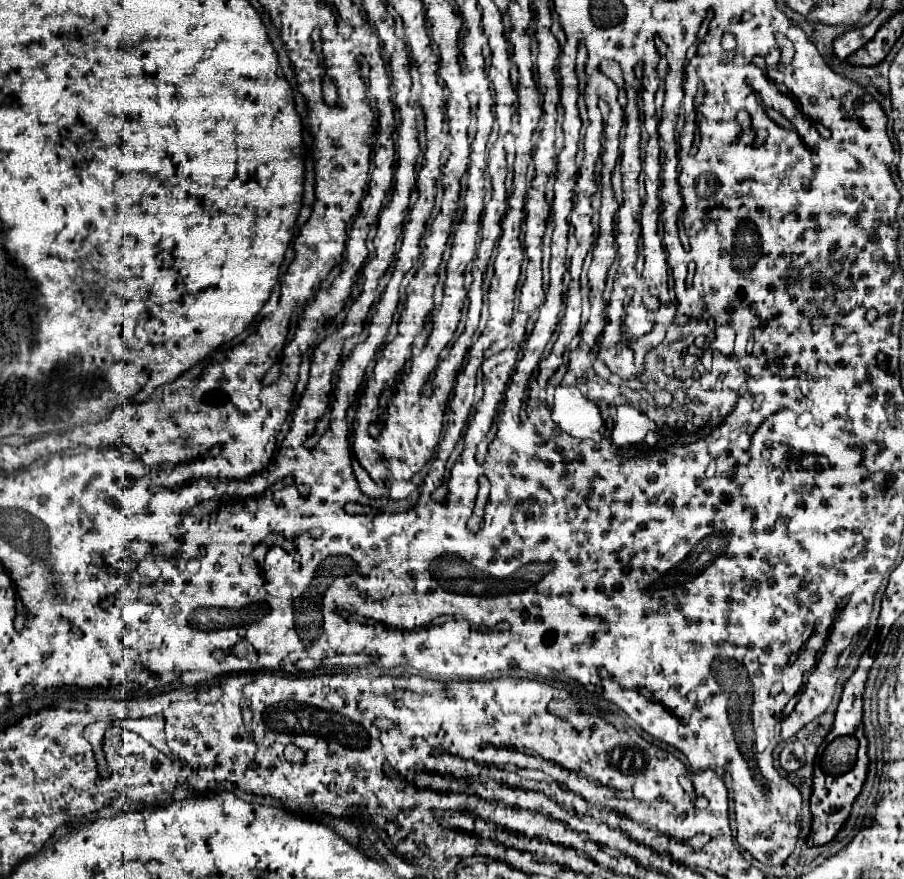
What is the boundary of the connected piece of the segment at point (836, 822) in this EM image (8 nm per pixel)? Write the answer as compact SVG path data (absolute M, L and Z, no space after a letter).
M857 761L853 765L853 769L843 775L813 775L813 795L811 795L813 827L811 827L811 835L807 839L809 847L825 845L825 843L833 841L835 835L843 829L845 821L851 815L851 807L867 779L867 767L869 767L869 761Z

